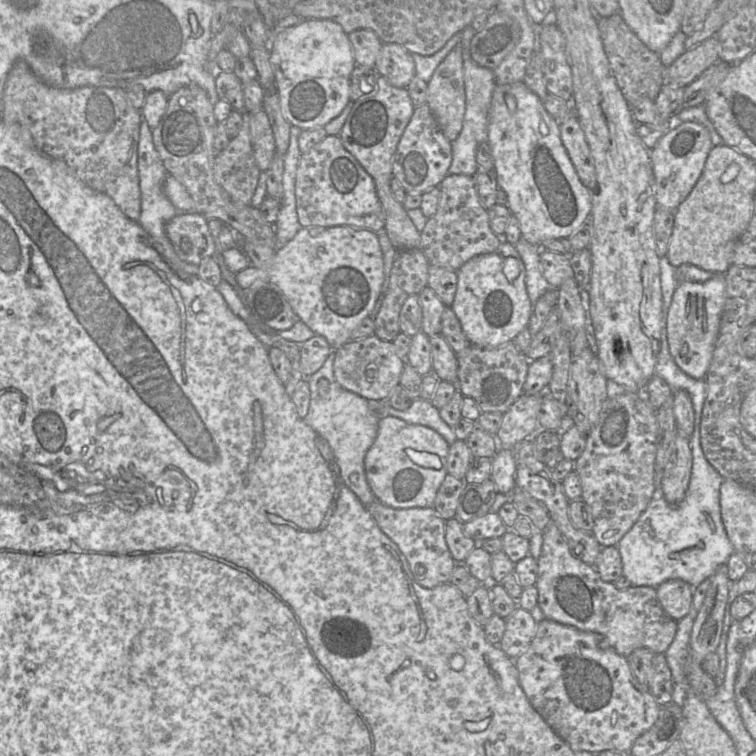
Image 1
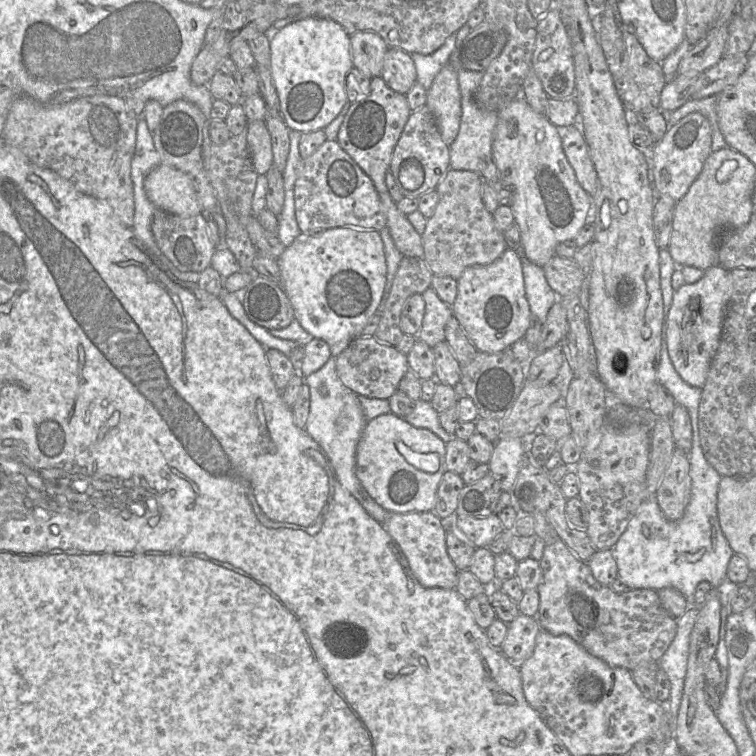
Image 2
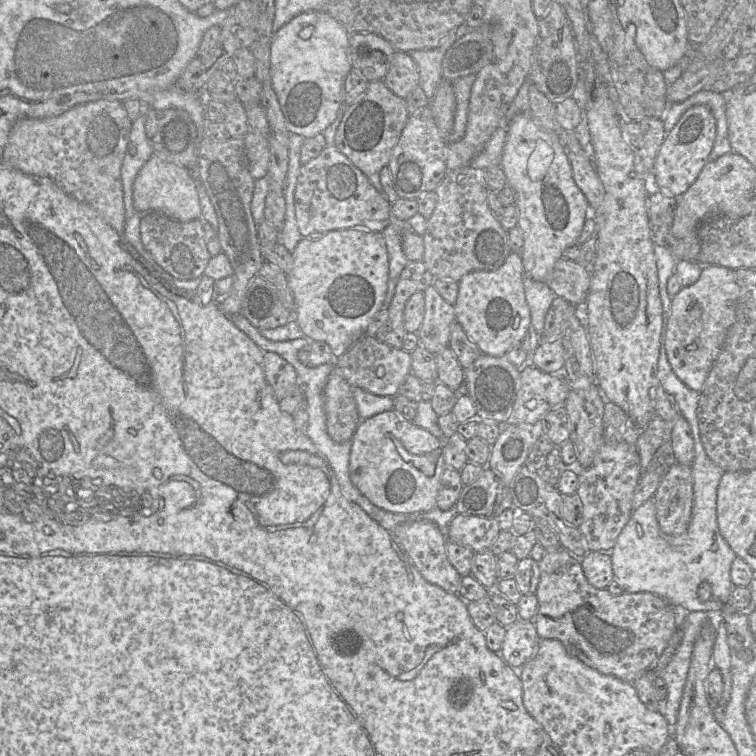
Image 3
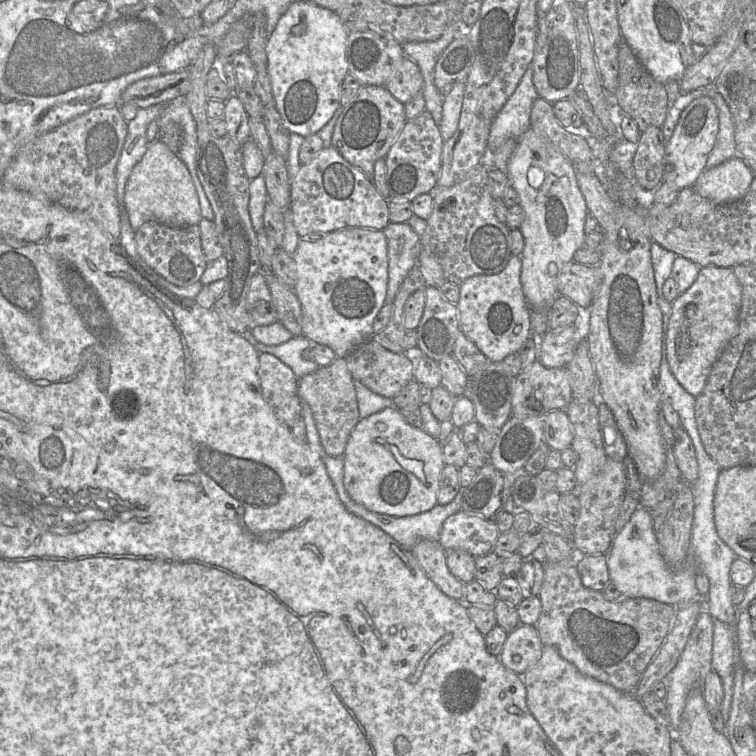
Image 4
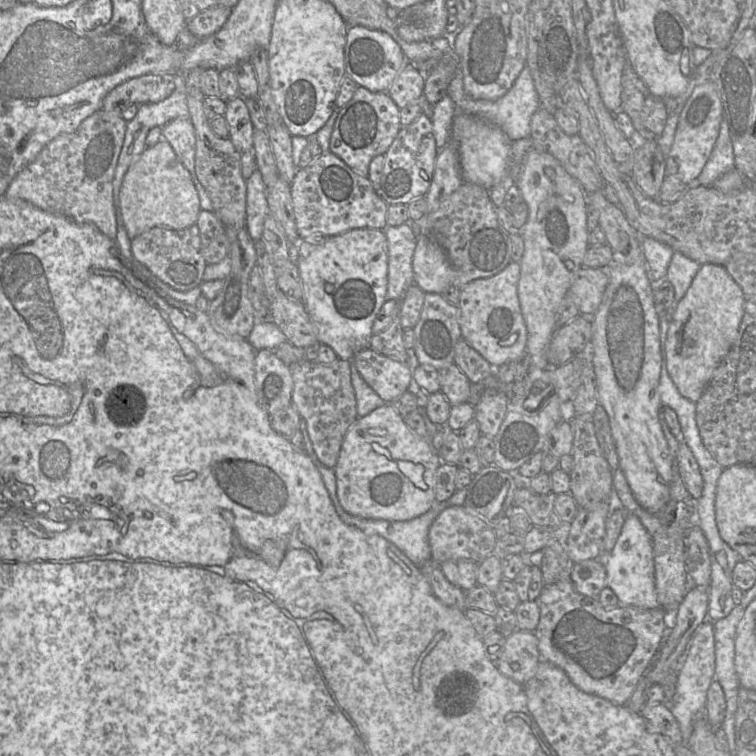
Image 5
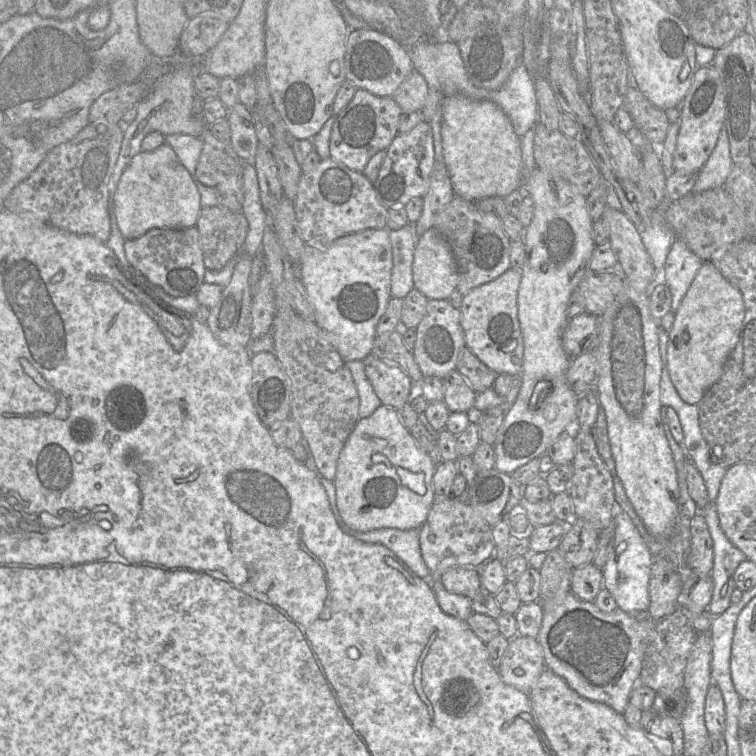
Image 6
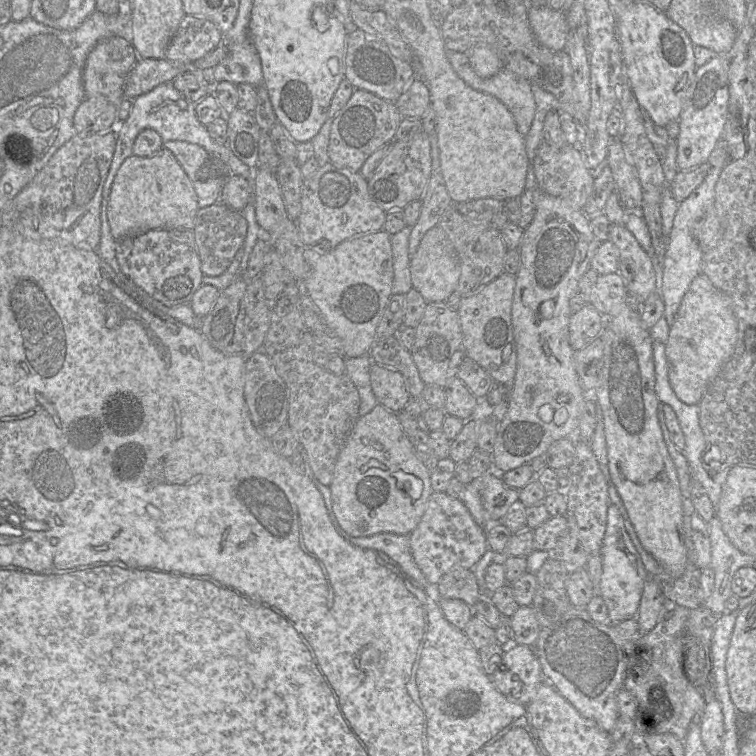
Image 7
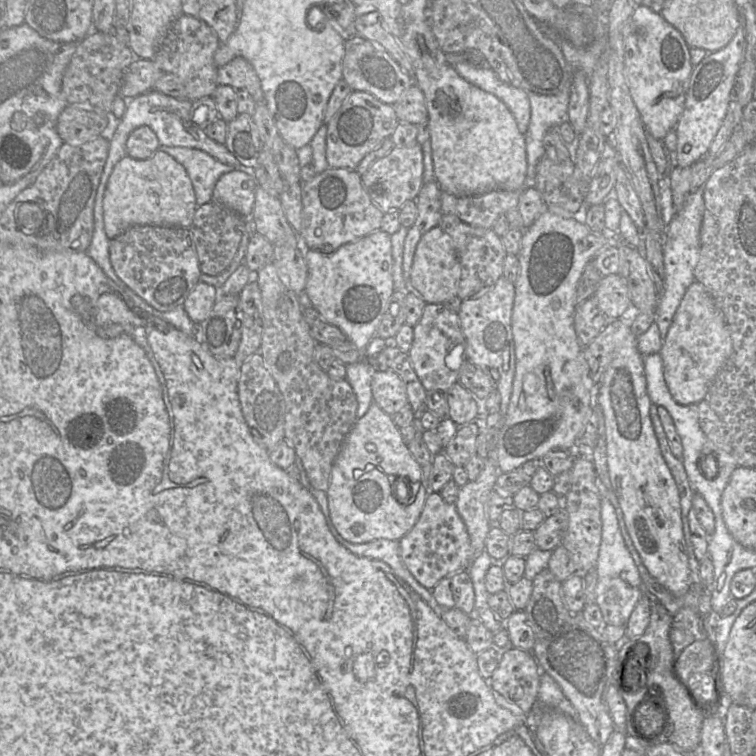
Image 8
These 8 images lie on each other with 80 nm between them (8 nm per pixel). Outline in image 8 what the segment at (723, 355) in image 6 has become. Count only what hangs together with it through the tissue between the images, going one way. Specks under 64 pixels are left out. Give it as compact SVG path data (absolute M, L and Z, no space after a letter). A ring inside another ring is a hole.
M693 281L682 298L660 350L664 378L674 400L681 405L702 401L732 350L731 334L722 311L706 288Z

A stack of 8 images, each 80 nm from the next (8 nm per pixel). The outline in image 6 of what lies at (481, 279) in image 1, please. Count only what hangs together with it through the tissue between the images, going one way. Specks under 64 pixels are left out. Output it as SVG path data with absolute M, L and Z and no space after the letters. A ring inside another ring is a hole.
M510 267L496 279L463 295L459 308L466 347L497 374L522 374L524 344L517 316L520 281L521 269Z

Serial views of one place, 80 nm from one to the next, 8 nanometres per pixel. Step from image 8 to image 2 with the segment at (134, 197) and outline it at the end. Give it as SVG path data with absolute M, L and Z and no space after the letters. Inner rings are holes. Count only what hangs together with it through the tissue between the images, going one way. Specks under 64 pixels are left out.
M159 164L145 177L143 187L157 209L182 218L202 213L192 179L176 168Z

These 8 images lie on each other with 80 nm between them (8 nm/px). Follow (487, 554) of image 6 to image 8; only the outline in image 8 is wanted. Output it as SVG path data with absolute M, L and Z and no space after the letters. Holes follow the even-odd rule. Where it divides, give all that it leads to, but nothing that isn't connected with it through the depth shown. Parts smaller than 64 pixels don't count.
M429 492L421 515L413 528L399 540L400 556L413 577L432 590L443 578L468 571L473 549L467 528L455 504L447 503L438 492Z

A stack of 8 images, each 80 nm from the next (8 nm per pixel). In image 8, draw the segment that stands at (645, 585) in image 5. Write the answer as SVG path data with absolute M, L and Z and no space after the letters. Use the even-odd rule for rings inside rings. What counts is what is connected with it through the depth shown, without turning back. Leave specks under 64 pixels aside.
M606 496L601 498L602 535L595 570L596 597L606 625L625 626L643 594L643 583L633 558L622 536L614 506Z

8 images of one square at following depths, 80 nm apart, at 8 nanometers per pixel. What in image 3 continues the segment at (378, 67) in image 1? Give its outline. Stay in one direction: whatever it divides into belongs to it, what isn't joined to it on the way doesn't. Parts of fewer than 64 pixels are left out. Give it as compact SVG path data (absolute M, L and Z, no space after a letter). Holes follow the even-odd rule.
M394 52L383 81L395 95L403 99L419 86L418 67L408 52Z

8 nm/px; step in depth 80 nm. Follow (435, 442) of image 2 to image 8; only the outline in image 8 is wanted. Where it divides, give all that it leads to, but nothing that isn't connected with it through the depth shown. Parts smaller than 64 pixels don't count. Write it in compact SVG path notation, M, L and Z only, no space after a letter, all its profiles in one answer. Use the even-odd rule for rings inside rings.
M373 401L367 412L356 420L332 465L326 494L334 527L345 541L352 544L367 543L381 538L399 541L418 521L429 492L431 491L423 480L422 467L413 458L400 429L393 422L393 417ZM397 481L404 481L410 486L410 498L407 502L400 503L393 495Z

